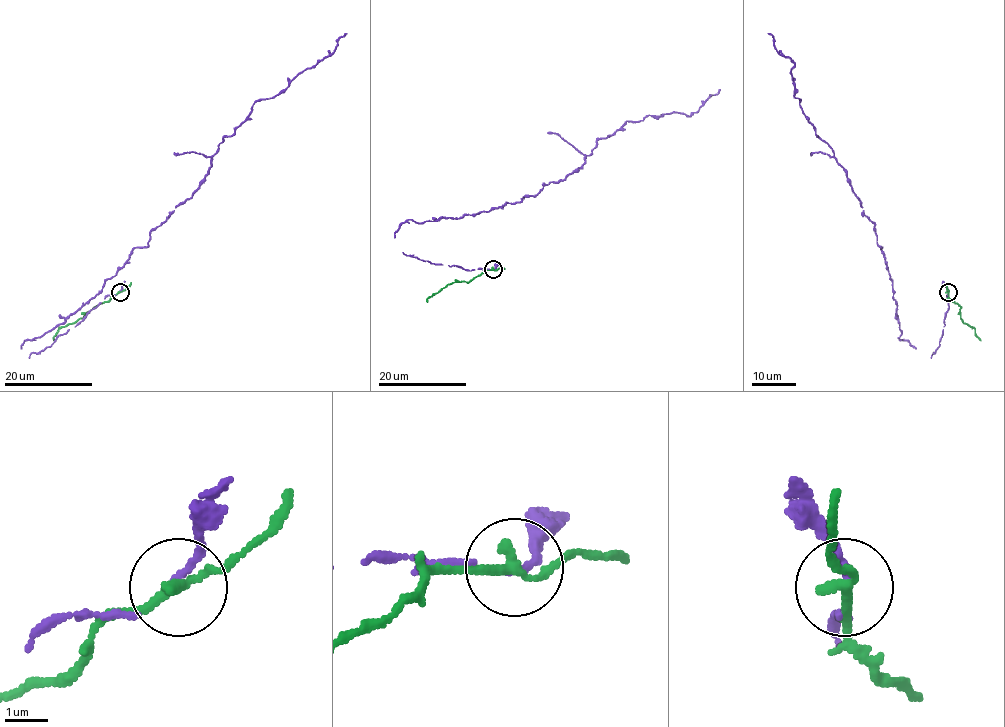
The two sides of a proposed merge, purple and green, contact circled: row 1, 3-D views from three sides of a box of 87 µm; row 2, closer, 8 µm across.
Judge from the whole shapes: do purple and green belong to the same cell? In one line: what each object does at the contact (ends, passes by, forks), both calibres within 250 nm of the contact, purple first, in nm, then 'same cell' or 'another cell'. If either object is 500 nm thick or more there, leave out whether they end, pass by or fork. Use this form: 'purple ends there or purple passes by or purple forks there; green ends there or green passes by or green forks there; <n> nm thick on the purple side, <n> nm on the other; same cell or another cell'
purple passes by; green passes by; 110 nm thick on the purple side, 240 nm on the other; another cell

